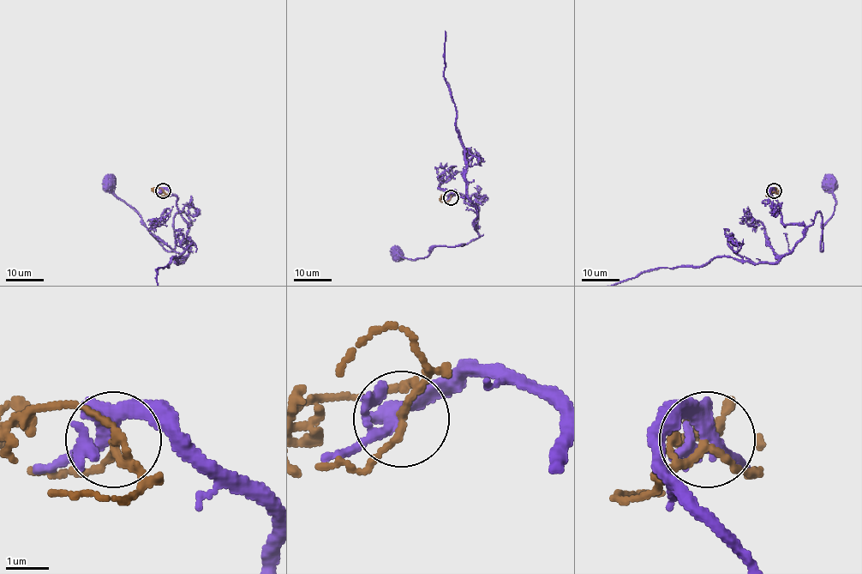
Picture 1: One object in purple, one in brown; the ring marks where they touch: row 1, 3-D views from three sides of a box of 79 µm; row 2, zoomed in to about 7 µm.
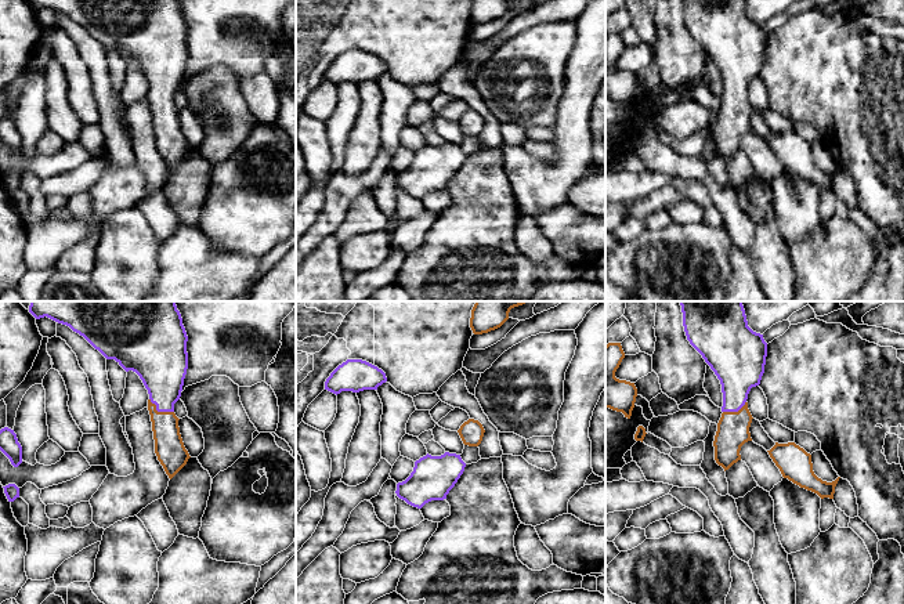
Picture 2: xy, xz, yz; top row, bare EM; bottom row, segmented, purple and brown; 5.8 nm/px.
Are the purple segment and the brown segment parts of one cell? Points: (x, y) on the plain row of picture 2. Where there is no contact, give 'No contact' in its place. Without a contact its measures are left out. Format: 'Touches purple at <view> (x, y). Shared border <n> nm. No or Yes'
Touches purple at xy (159, 101). Shared border 170 nm. Yes

